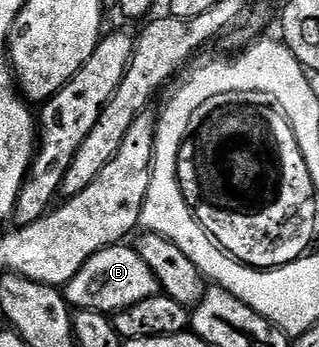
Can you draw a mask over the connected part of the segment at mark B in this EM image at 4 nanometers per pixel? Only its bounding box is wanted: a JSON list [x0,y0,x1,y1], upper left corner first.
[64,244,160,316]

